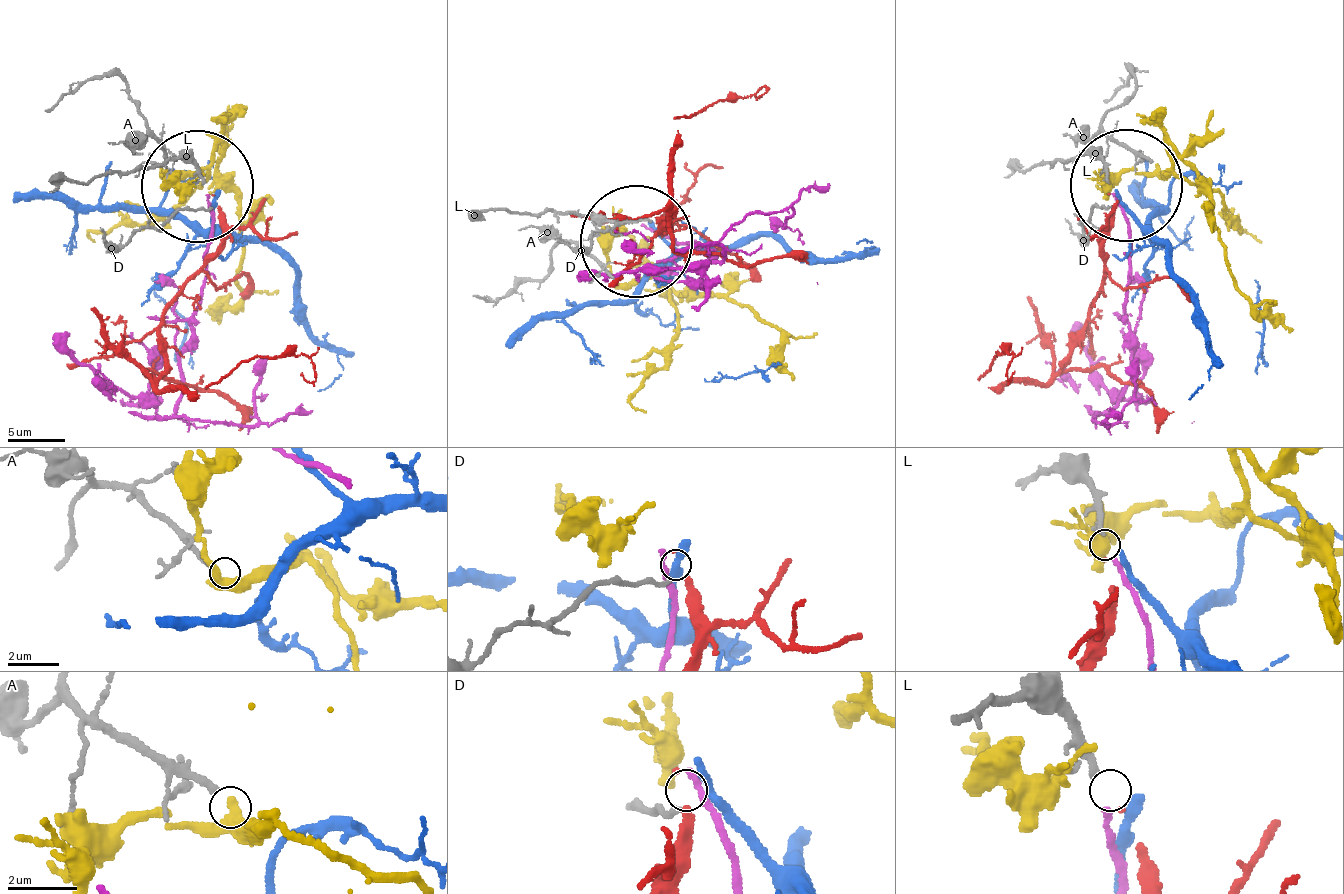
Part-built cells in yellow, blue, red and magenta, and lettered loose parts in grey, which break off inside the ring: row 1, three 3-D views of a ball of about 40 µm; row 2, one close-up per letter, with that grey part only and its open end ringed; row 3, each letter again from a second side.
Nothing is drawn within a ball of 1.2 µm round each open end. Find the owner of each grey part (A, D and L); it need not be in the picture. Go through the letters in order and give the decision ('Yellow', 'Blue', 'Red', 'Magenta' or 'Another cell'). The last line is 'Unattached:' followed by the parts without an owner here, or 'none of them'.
A: Another cell
D: Another cell
L: Magenta
Unattached: A, D

